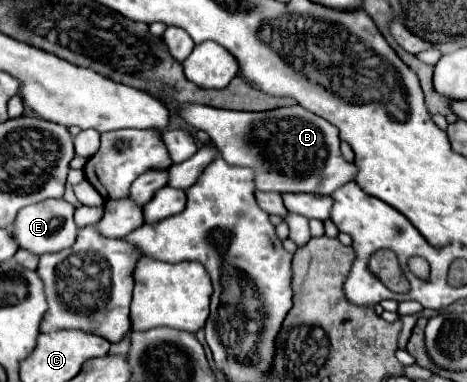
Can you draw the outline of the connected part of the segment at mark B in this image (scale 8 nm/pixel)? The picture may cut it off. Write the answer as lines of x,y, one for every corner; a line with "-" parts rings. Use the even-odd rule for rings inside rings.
186,103
184,107
176,107
176,115
194,129
206,131
228,163
252,167
256,171
258,191
286,193
288,189
328,189
320,195
332,195
356,177
356,165
348,163
340,153
338,129
300,105
248,113

